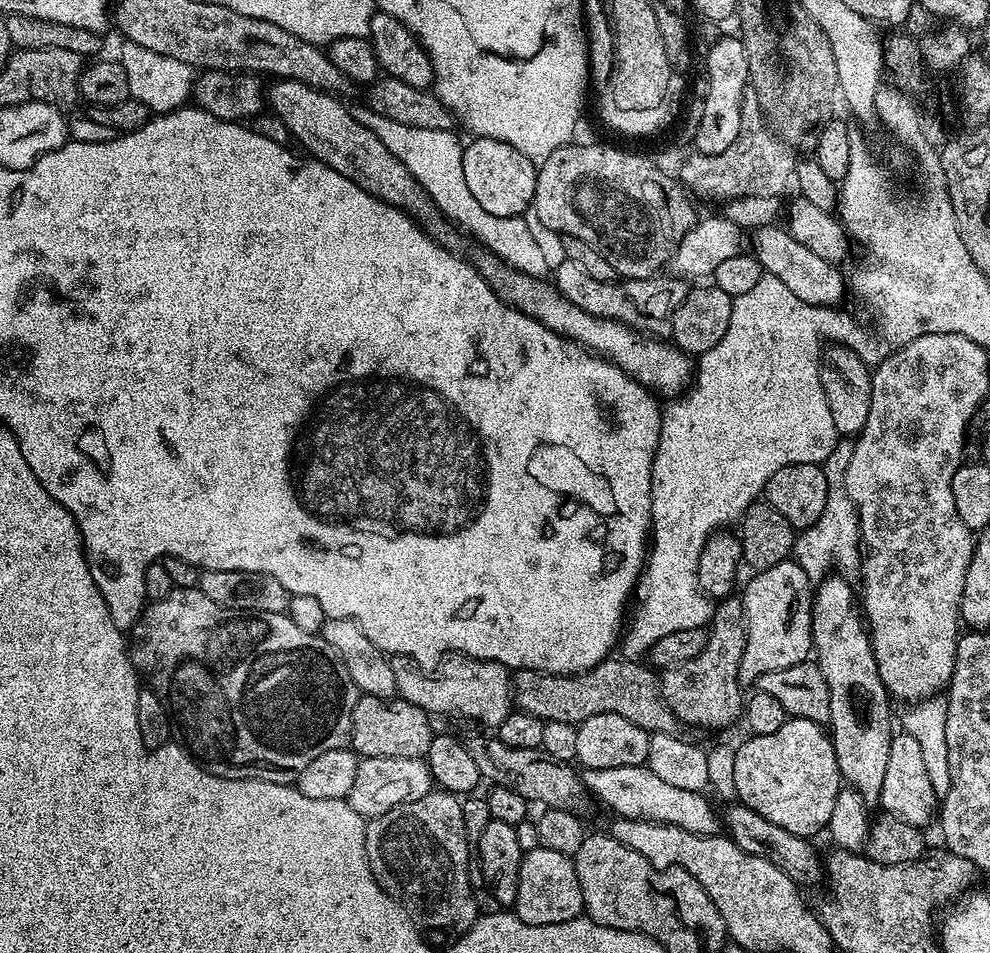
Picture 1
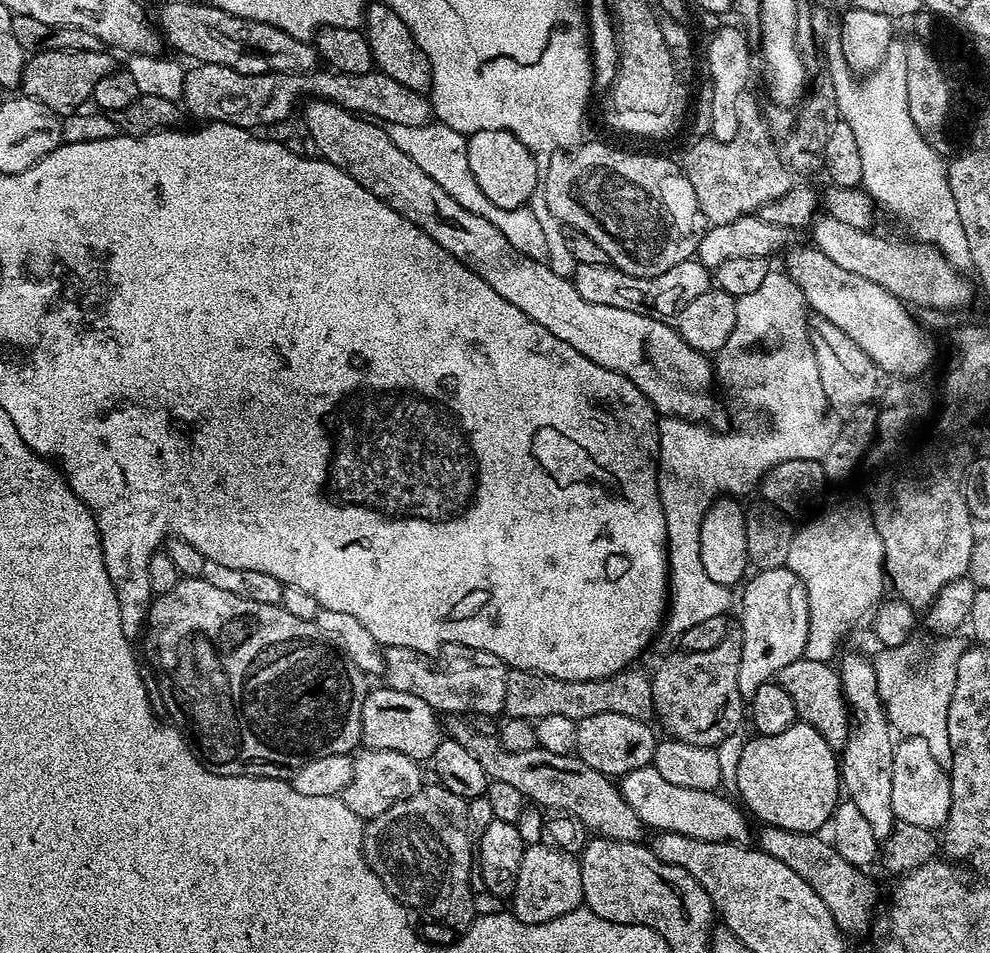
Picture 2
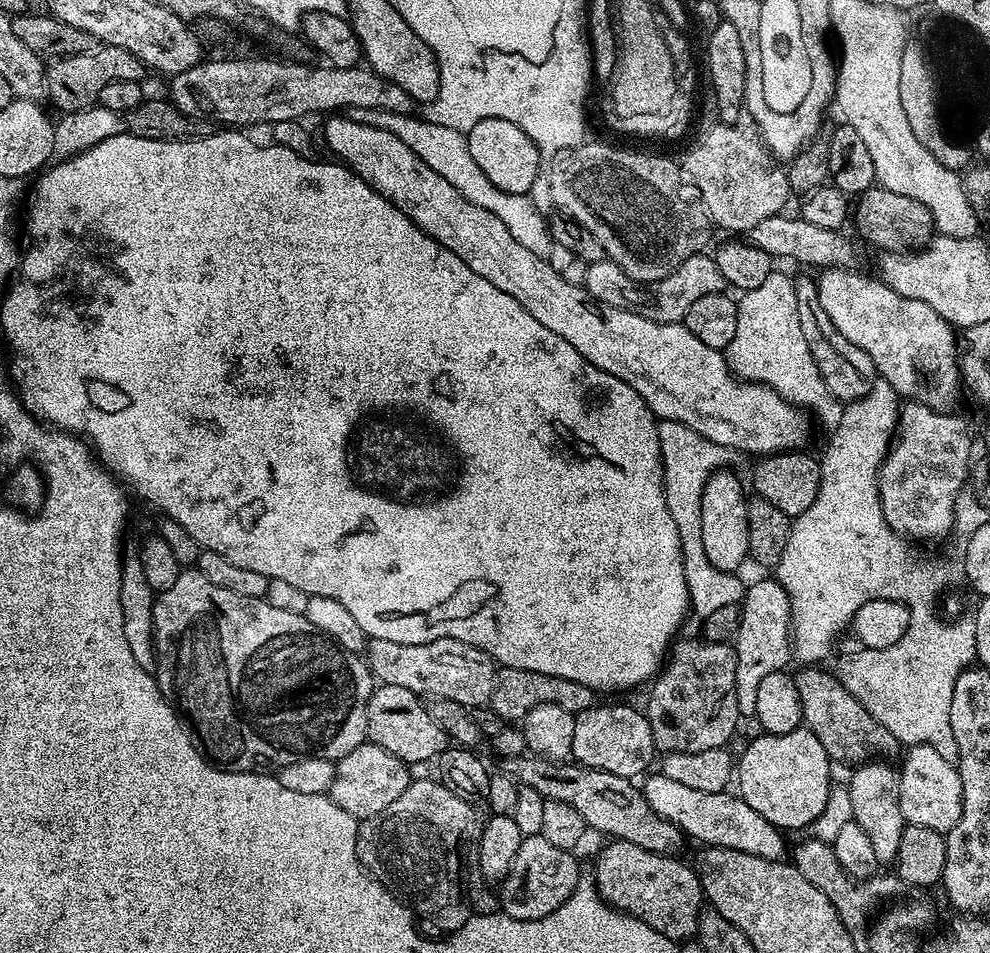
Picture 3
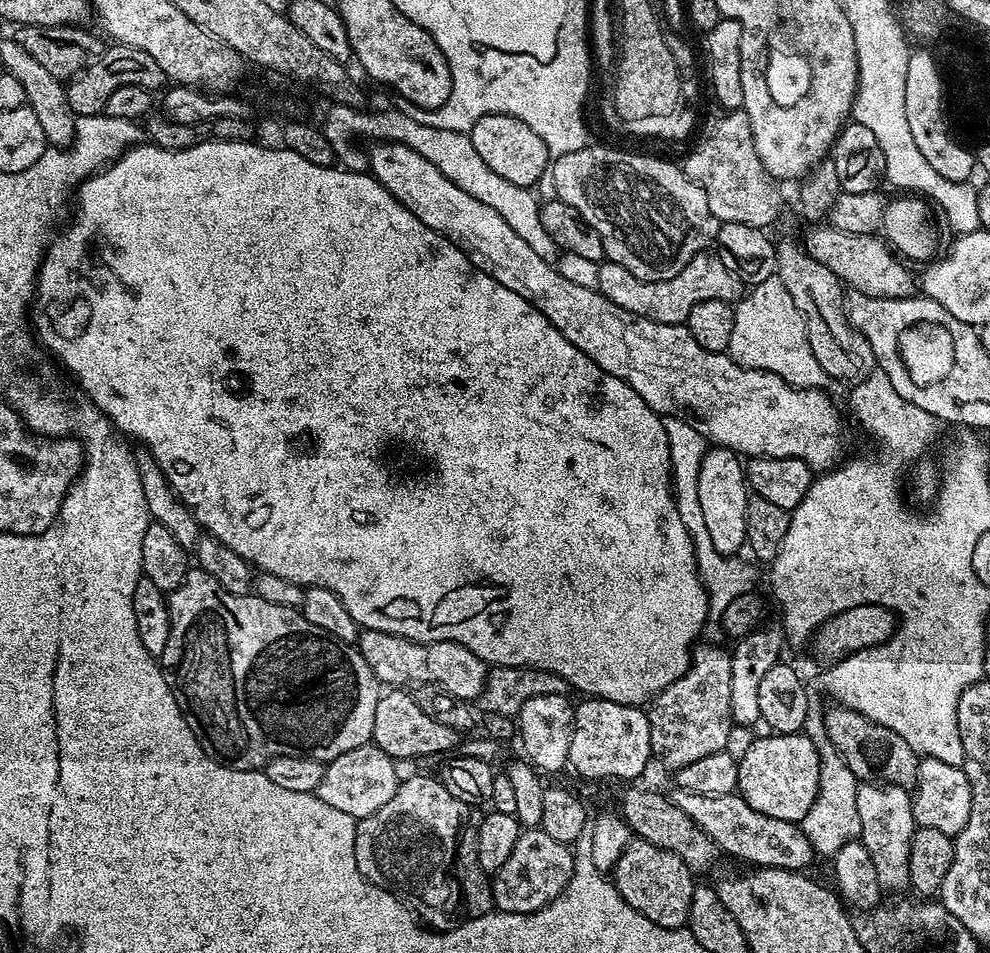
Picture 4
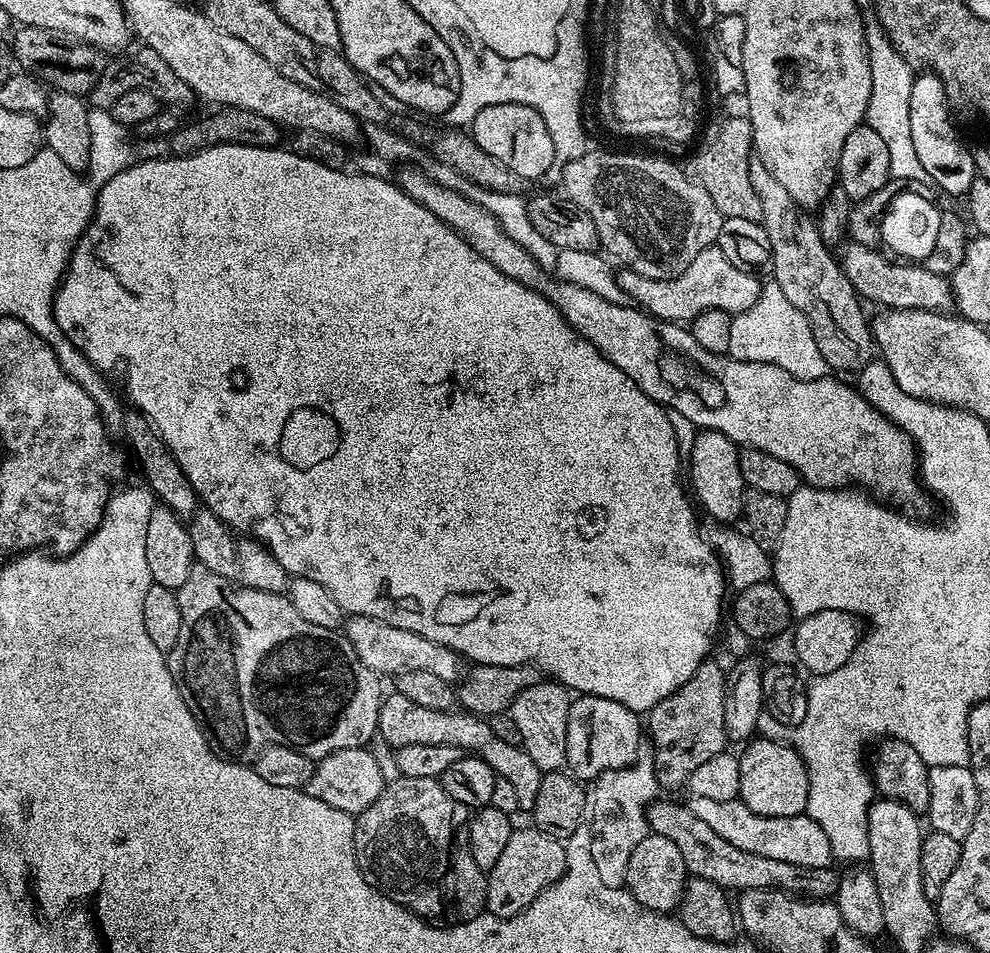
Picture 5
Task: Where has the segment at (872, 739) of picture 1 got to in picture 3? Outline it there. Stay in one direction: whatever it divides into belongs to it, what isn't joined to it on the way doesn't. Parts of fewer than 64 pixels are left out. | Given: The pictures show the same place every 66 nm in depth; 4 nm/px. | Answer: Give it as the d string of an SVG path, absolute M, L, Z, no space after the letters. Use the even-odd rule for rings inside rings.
M865 762L859 766L851 769L852 777L848 780L848 808L850 811L851 819L855 820L858 826L862 826L862 830L865 831L866 835L870 837L870 842L874 849L874 855L878 857L878 862L881 866L891 865L895 861L896 855L898 854L898 842L902 842L902 830L904 829L905 822L902 818L902 806L898 802L898 786L900 785L900 777L895 767L891 768L891 763L888 762Z

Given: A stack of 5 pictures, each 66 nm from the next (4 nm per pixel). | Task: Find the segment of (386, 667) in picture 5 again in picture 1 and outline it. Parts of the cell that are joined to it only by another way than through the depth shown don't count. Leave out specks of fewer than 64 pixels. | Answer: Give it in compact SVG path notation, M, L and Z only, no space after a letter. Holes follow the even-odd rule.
M392 656L394 686L399 699L410 702L423 712L440 716L465 716L480 724L489 724L489 729L499 729L500 724L513 711L512 676L509 669L489 660L472 660L472 669L467 680L443 680L440 676L427 676L421 665L408 656Z

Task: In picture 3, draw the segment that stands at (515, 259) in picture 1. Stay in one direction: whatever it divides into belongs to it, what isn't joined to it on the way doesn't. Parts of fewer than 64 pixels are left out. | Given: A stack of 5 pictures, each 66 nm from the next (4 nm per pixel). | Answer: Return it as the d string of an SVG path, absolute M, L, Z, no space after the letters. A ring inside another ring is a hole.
M381 110L375 113L374 123L378 130L390 130L390 134L398 134L398 138L402 138L402 142L406 142L406 146L410 146L410 150L414 150L414 154L418 154L418 158L422 158L422 162L434 170L434 174L442 174L442 178L446 178L446 182L450 182L458 194L470 198L474 206L482 206L490 210L490 214L498 214L498 218L506 222L506 230L510 230L510 234L514 234L514 238L518 238L526 250L534 250L534 254L545 258L551 255L554 245L546 216L538 212L528 194L506 194L506 190L498 190L498 186L494 186L494 182L482 174L478 162L474 162L470 155L465 133L450 130L450 126L438 126L416 114L403 115Z

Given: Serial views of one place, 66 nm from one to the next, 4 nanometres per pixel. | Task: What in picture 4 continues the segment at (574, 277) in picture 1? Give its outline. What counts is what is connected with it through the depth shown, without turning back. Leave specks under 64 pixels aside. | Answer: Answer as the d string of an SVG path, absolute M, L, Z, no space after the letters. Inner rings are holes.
M712 250L702 251L690 258L690 262L686 262L686 266L674 274L674 278L665 280L643 280L630 274L626 266L604 262L597 270L595 287L607 300L614 302L614 306L622 306L622 310L630 310L642 318L663 324L684 324L690 310L694 310L698 302L736 302L742 296L740 280L730 270L726 270L726 266L722 266L719 255Z

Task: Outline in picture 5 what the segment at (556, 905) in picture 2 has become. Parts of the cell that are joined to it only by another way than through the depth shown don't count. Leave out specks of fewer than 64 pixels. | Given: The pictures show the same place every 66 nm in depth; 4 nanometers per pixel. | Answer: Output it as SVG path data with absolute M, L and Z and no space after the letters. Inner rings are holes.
M535 826L517 827L506 842L506 850L498 857L498 862L487 869L488 889L486 890L487 911L494 916L513 916L518 914L548 885L560 879L566 866L564 844Z

